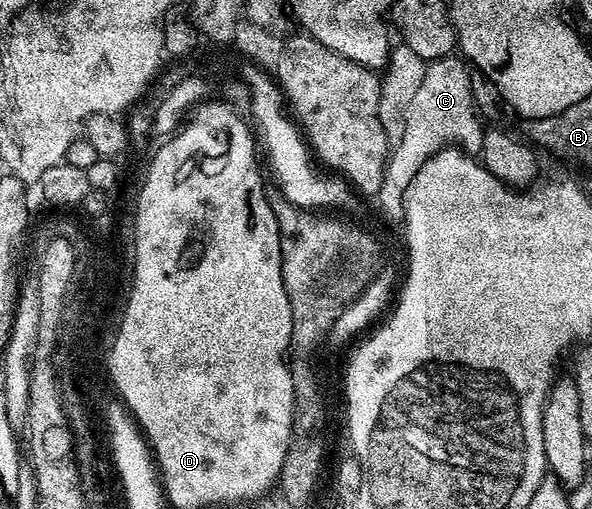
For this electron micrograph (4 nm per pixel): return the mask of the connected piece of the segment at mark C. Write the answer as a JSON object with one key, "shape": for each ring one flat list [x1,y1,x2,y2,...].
{"shape":[[452,54,433,59,427,65,424,79,408,109,402,141,389,153,388,163,384,167,382,188,376,193,376,200,383,212,396,222,401,221,404,216,406,188,426,160,453,144,474,154,482,149,485,129,476,116,474,86,469,71,471,72,471,69,467,63]]}

